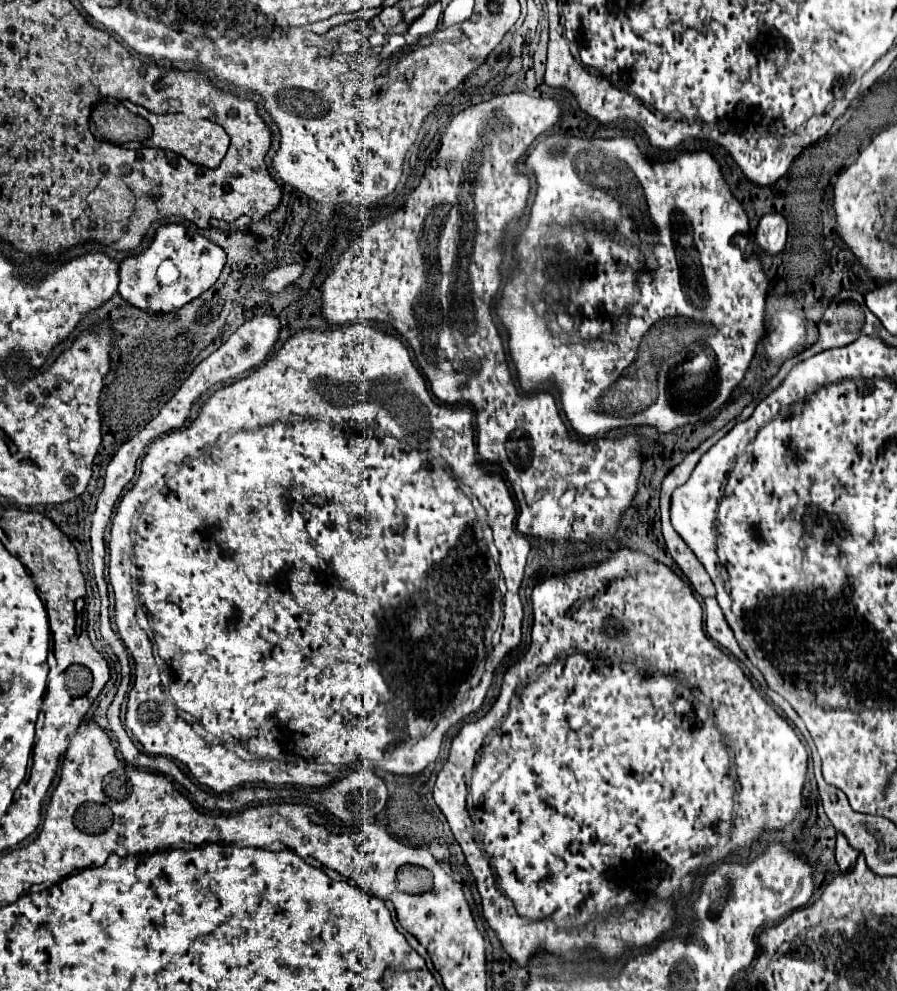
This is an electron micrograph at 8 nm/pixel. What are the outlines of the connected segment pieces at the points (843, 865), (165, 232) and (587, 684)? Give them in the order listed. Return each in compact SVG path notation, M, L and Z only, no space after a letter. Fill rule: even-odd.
M838 834L836 840L836 862L840 866L840 872L850 872L856 864L858 852L854 848L850 848L850 844L846 842L846 838L842 834Z
M162 224L142 254L120 264L118 292L124 300L140 310L148 310L152 314L174 312L206 292L218 280L224 264L226 252L212 240L188 230L184 224Z
M618 550L618 552L614 552L614 554L612 554L612 556L610 556L610 558L608 558L608 560L606 560L606 562L602 562L602 564L600 564L600 566L596 566L596 568L588 568L588 570L582 570L582 572L572 572L572 574L568 574L568 576L562 576L562 578L558 578L558 576L554 576L554 578L548 578L548 580L544 580L544 582L542 582L542 584L538 584L538 586L536 586L536 588L534 588L534 592L532 592L532 606L534 606L534 626L532 626L532 644L530 644L530 648L528 648L528 654L526 654L526 656L524 656L524 660L520 660L520 662L518 662L518 664L516 664L516 666L514 666L514 668L510 668L510 670L508 670L508 672L506 672L506 678L504 678L504 684L502 684L502 690L500 690L500 696L498 696L498 700L496 700L496 704L494 704L494 706L492 706L492 710L490 710L490 712L488 712L488 714L486 714L486 716L484 716L484 718L480 718L480 720L478 720L478 722L472 722L472 724L466 724L466 726L464 726L464 728L462 728L462 730L460 730L460 732L458 732L458 736L456 736L456 738L454 738L454 740L452 740L452 748L450 748L450 756L448 756L448 760L446 760L446 764L444 764L444 766L442 766L442 770L440 770L440 772L438 772L438 780L436 780L436 784L434 784L434 802L436 802L436 804L438 804L438 808L440 808L440 810L442 810L442 814L444 814L444 816L446 816L446 820L448 820L448 824L450 824L450 830L452 830L452 834L454 834L454 836L456 836L456 840L458 840L458 844L460 844L460 846L462 846L462 852L464 852L464 856L466 856L466 862L468 862L468 866L470 866L470 870L472 870L472 874L474 874L474 878L476 878L476 884L478 884L478 890L480 890L480 896L482 896L482 908L484 908L484 918L486 918L486 922L488 922L488 924L490 924L490 928L492 928L492 930L494 930L494 932L496 932L496 934L498 934L498 938L500 938L500 942L502 942L502 946L504 946L504 950L506 950L506 952L508 952L508 954L510 954L510 956L512 956L512 958L514 958L514 960L516 960L516 962L518 962L518 964L520 964L520 966L526 966L526 962L528 962L528 958L530 958L530 956L532 956L532 954L534 954L534 952L536 952L536 950L538 950L538 948L546 948L546 950L548 950L548 952L556 952L556 955L558 955L558 956L560 956L560 957L562 957L562 958L563 958L563 959L562 959L562 961L563 961L563 962L564 962L564 963L565 963L565 962L566 962L566 961L569 961L569 962L573 962L573 963L578 963L578 962L580 962L580 961L581 961L581 956L582 956L582 955L583 955L583 954L584 954L584 952L585 952L585 951L586 951L586 950L587 950L587 949L588 949L588 948L589 948L589 947L590 947L590 948L593 948L593 949L595 949L595 950L597 950L597 952L598 952L598 953L599 953L599 954L600 954L600 955L601 955L601 956L603 956L603 957L604 957L604 958L608 958L608 960L609 960L609 963L613 963L613 962L614 962L614 961L615 961L615 958L617 958L617 957L616 957L616 954L620 954L620 952L622 952L622 948L631 948L631 947L642 947L642 946L649 946L649 945L651 945L651 944L652 944L652 943L654 943L654 942L655 942L655 941L656 941L656 940L657 940L657 939L659 939L659 938L658 938L658 937L660 937L660 936L661 936L661 935L662 935L662 934L664 934L664 933L665 933L665 932L666 932L666 930L668 930L668 928L673 928L673 927L674 927L674 925L675 925L675 923L676 923L676 921L677 921L677 919L678 919L678 918L677 918L677 914L676 914L676 913L675 913L675 911L674 911L674 909L673 909L673 903L672 903L672 902L670 902L670 901L669 901L669 902L668 902L668 901L661 901L661 903L660 903L660 902L659 902L659 903L657 903L657 904L656 904L656 906L655 906L655 907L653 907L653 906L652 906L652 905L650 905L650 903L649 903L649 902L648 902L648 901L646 901L646 902L645 902L645 903L644 903L644 904L643 904L643 906L638 906L638 904L637 904L637 903L636 903L636 902L638 902L638 900L648 900L648 896L658 896L658 898L668 898L668 896L670 896L670 894L672 894L672 892L674 892L674 890L676 890L676 888L678 888L678 886L680 886L680 882L682 882L682 880L684 880L684 878L686 878L686 876L688 876L688 874L692 874L692 872L696 872L696 870L698 870L698 868L700 868L700 866L702 866L702 862L704 862L704 854L705 854L705 857L706 857L706 858L707 858L707 860L709 860L709 859L710 859L710 858L711 858L711 860L710 860L710 862L711 862L711 863L717 863L717 862L718 862L718 860L719 860L719 861L723 861L723 860L724 860L724 859L725 859L725 858L726 858L726 856L728 856L728 854L730 854L730 852L735 852L735 855L736 855L736 856L738 856L738 857L740 857L740 858L742 858L742 859L743 859L743 860L744 860L744 859L748 859L748 858L749 858L749 857L750 857L750 854L751 854L751 846L752 846L752 844L753 844L753 843L754 843L754 842L755 842L755 841L756 841L756 840L758 840L758 841L760 841L760 840L761 840L761 835L762 835L762 833L763 833L763 832L764 832L764 831L766 831L766 830L767 830L767 829L770 829L770 830L773 830L773 829L774 829L774 830L780 830L780 828L784 828L784 826L786 826L786 824L788 824L788 822L792 822L792 820L794 820L794 818L796 818L796 814L798 814L798 808L800 808L800 804L802 804L802 786L804 786L804 778L806 778L806 762L808 762L808 750L807 750L807 748L806 748L806 747L805 747L805 746L804 746L804 745L803 745L803 744L802 744L802 742L801 742L801 741L800 741L800 737L799 737L799 736L798 736L798 735L801 735L801 734L799 734L799 733L798 733L798 729L797 729L797 728L796 728L796 727L794 727L794 726L790 726L790 724L788 724L788 722L786 722L786 720L784 720L784 718L782 718L782 716L780 716L780 714L778 714L778 712L776 712L776 710L774 710L774 706L772 706L772 704L770 704L770 702L768 702L768 700L766 700L766 698L762 698L762 696L760 696L760 694L758 694L758 690L756 690L756 688L754 688L754 686L752 686L752 682L750 682L750 678L746 678L746 674L744 674L744 672L742 672L742 668L740 668L740 666L738 666L738 664L736 664L736 662L734 662L734 660L732 660L732 658L730 658L730 656L726 656L726 654L724 654L724 652L722 652L722 650L718 650L718 648L716 648L716 646L714 646L714 644L712 644L712 640L710 640L710 638L708 638L708 636L706 636L706 634L704 634L704 628L702 628L702 606L700 606L700 602L698 602L698 600L696 600L696 598L694 598L694 596L692 596L692 590L690 590L690 588L688 588L688 586L686 586L686 584L684 584L684 582L682 582L682 580L680 580L680 578L678 578L678 576L676 576L676 574L674 574L674 572L672 572L672 570L670 570L670 568L668 568L668 566L664 566L664 564L660 564L660 562L656 562L656 560L654 560L654 558L650 558L650 556L646 556L646 554L642 554L642 552L634 552L634 550ZM732 756L734 756L734 772L736 772L736 780L738 780L738 806L736 806L736 780L732 780ZM466 772L472 772L472 798L474 798L474 810L476 810L476 818L474 818L474 820L472 820L472 818L470 818L470 816L468 816L468 812L466 812L466 794L468 794L468 790L466 790ZM630 902L634 902L634 903L632 903L632 904L631 904L631 905L630 905L630 906L628 906L628 908L626 908L626 910L624 910L624 913L623 913L623 914L620 914L620 916L616 916L616 917L608 917L608 918L606 918L606 919L605 919L605 920L604 920L604 919L603 919L603 918L597 918L597 919L595 919L595 920L593 920L593 921L592 921L592 922L591 922L591 924L588 924L588 922L590 922L590 920L592 920L592 918L596 918L596 916L600 916L600 914L604 914L604 912L608 912L608 910L620 910L620 908L624 908L624 906L626 906L626 904L630 904Z

